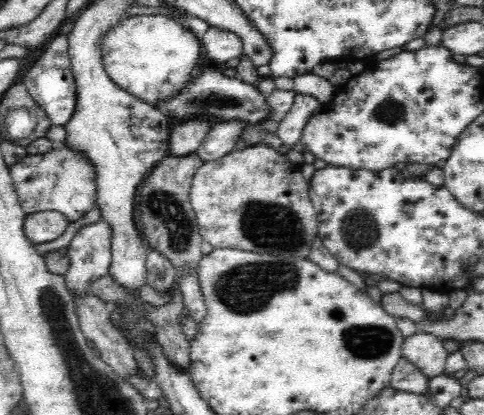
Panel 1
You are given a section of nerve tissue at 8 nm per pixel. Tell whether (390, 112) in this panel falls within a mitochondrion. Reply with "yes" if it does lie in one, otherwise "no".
yes

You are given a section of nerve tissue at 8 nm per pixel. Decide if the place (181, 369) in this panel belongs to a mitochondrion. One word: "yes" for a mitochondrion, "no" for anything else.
no

